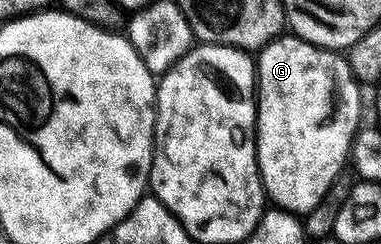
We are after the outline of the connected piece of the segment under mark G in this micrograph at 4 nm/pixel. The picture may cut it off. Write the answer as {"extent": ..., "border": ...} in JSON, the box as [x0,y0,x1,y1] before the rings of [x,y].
{"extent":[255,35,362,215],"border":[[[282,35],[276,37],[274,41],[269,41],[256,54],[255,68],[257,71],[257,88],[255,96],[257,98],[257,162],[261,172],[261,182],[265,188],[266,198],[276,208],[285,209],[289,213],[304,215],[317,206],[327,195],[327,191],[335,184],[346,168],[351,157],[353,141],[357,138],[358,129],[362,128],[360,117],[360,89],[357,77],[350,69],[348,60],[336,49],[324,49],[318,45],[312,45],[303,40],[302,37],[292,35]]]}

